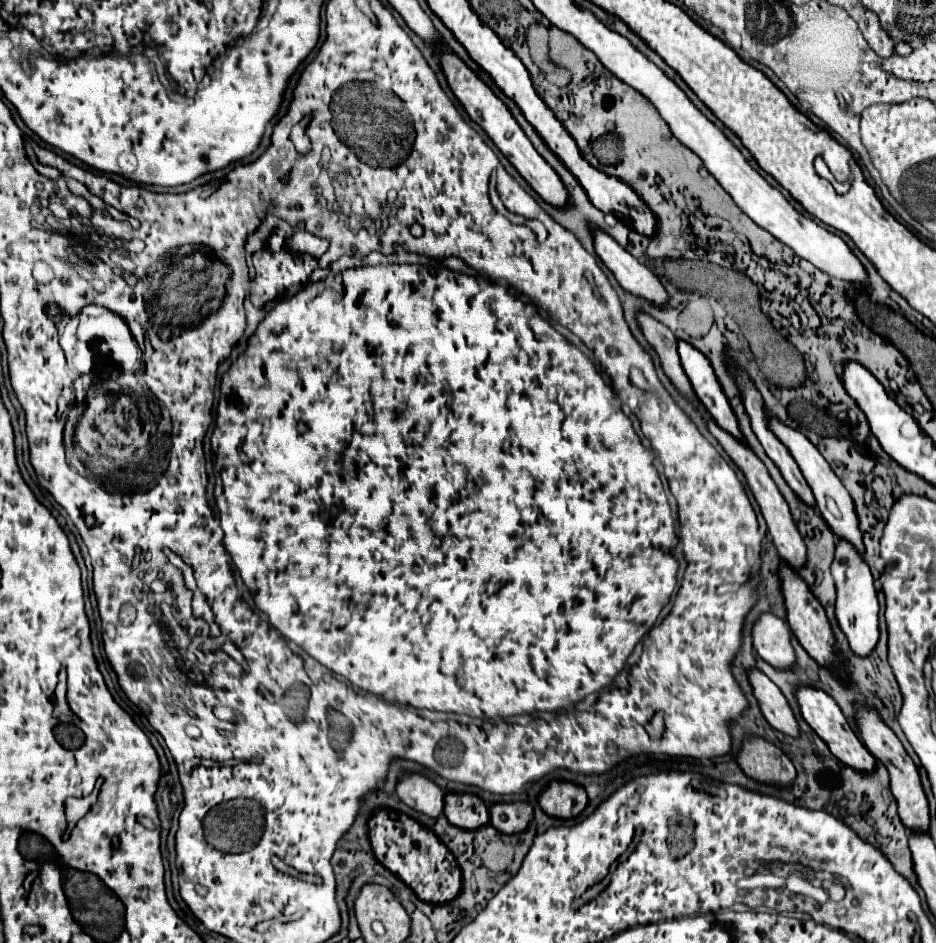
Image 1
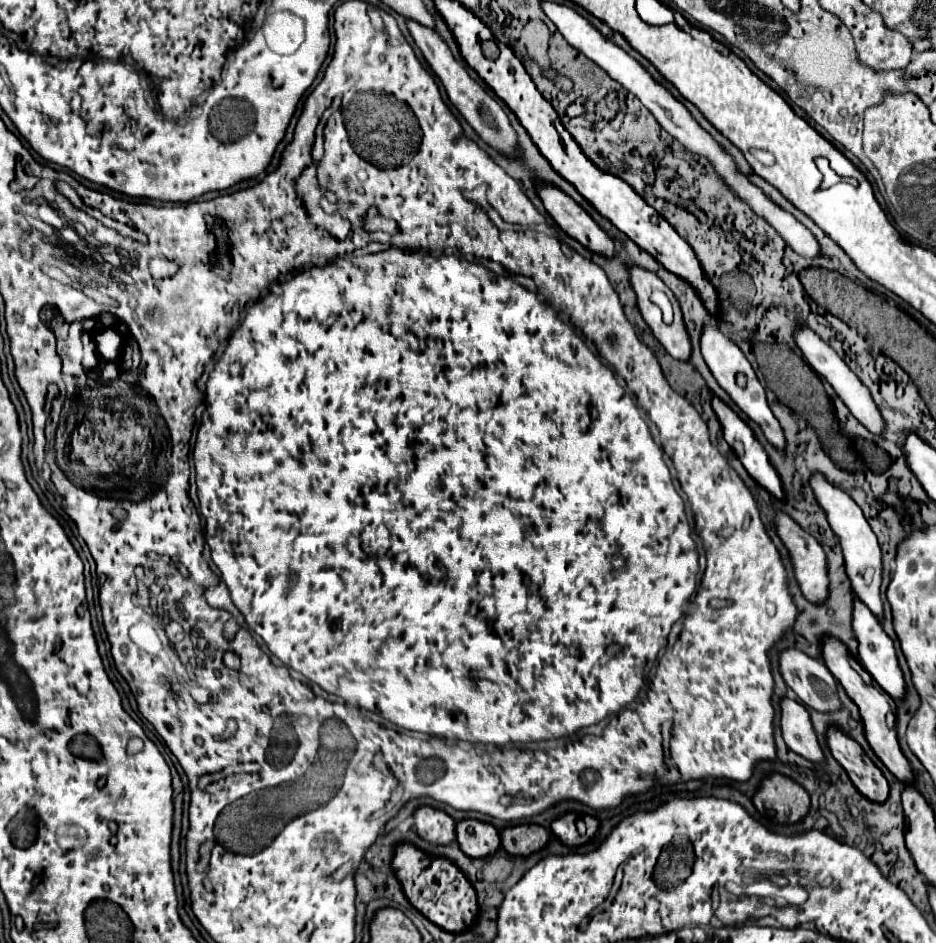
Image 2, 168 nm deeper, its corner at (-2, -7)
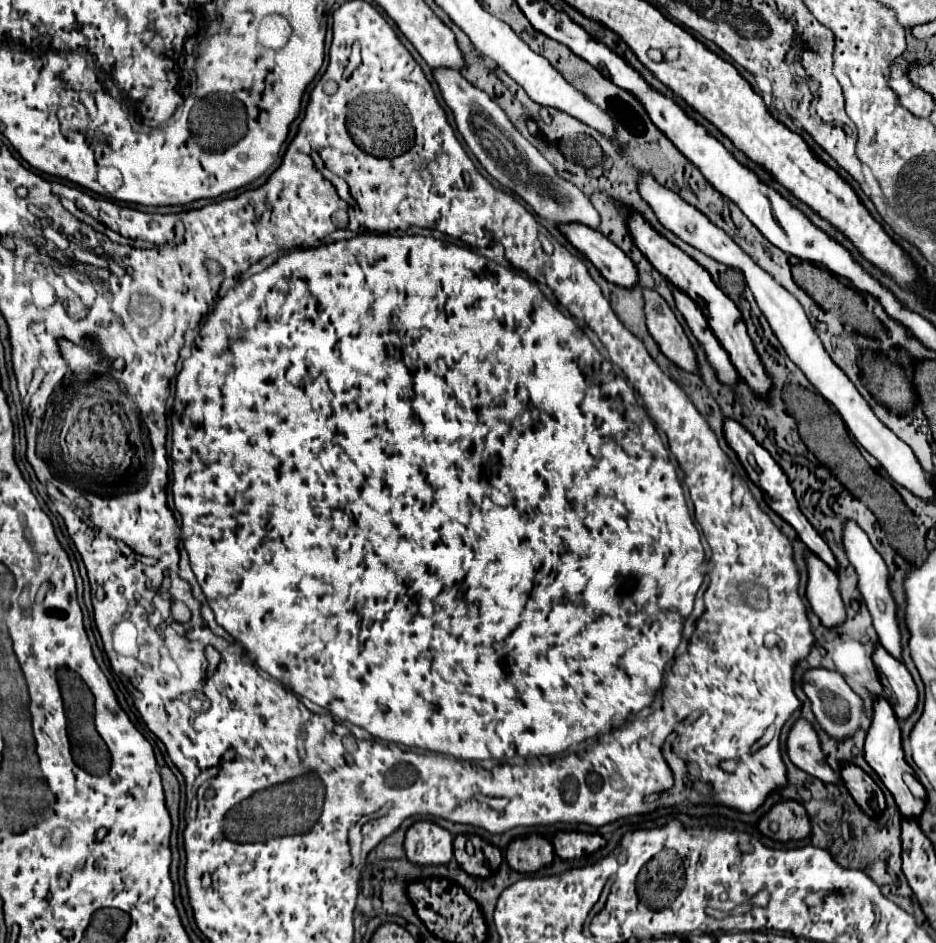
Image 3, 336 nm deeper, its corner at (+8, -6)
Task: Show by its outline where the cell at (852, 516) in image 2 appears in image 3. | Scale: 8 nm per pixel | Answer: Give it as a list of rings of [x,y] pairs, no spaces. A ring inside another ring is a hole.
[[[845,520],[845,524],[843,524],[843,546],[845,546],[845,554],[851,562],[851,566],[857,572],[857,590],[859,590],[859,594],[861,594],[861,598],[863,598],[863,602],[873,618],[873,628],[877,630],[879,642],[883,644],[885,650],[889,650],[891,656],[901,658],[901,644],[899,644],[901,634],[899,634],[899,626],[895,620],[897,606],[895,606],[891,592],[889,592],[889,586],[887,586],[887,566],[885,566],[883,558],[873,548],[867,534],[861,530],[861,526],[855,520]]]

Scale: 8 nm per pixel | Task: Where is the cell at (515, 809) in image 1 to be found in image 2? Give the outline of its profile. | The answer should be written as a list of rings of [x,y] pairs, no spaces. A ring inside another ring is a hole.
[[[517,825],[507,827],[501,833],[503,849],[513,857],[527,857],[541,851],[551,839],[551,831],[541,825]]]

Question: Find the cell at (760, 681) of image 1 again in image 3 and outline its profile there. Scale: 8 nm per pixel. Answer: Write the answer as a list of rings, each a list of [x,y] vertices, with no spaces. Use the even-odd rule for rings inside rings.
[[[797,718],[787,734],[787,754],[789,760],[805,770],[807,774],[823,780],[823,782],[837,782],[835,772],[825,762],[825,756],[819,746],[817,732],[811,728],[811,724],[803,718]]]

